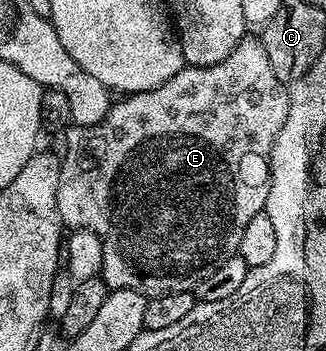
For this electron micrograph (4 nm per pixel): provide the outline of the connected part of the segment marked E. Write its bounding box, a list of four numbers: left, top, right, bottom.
[56,36,290,299]

